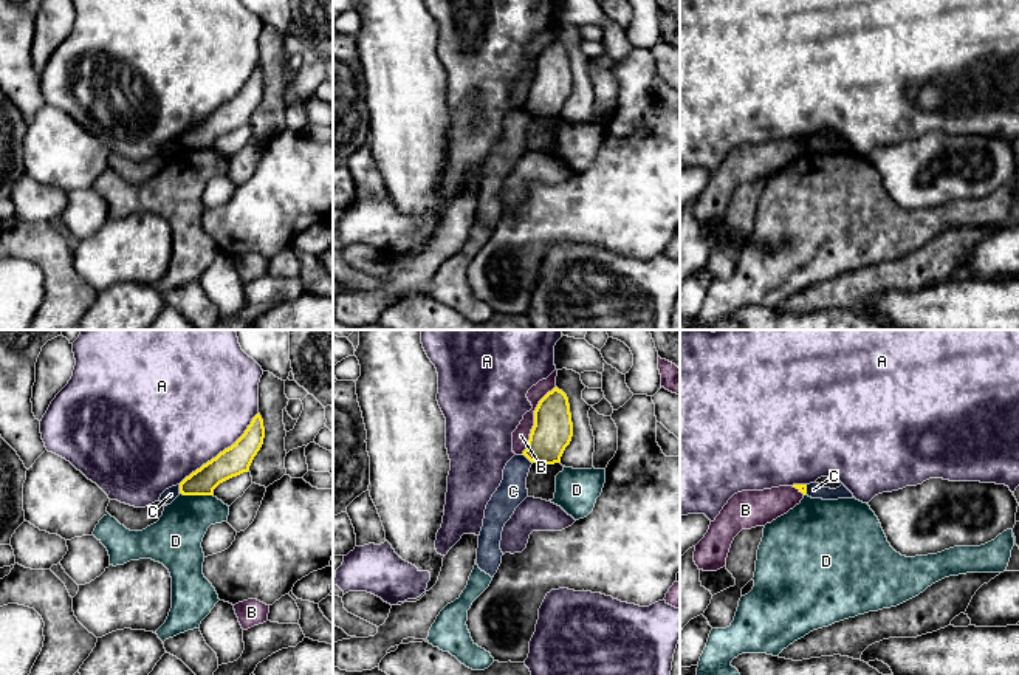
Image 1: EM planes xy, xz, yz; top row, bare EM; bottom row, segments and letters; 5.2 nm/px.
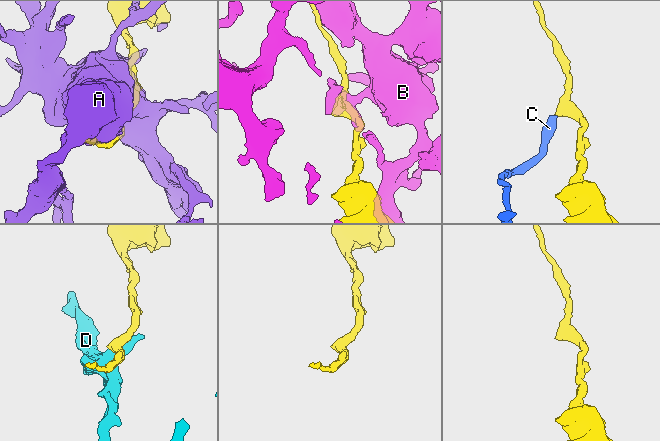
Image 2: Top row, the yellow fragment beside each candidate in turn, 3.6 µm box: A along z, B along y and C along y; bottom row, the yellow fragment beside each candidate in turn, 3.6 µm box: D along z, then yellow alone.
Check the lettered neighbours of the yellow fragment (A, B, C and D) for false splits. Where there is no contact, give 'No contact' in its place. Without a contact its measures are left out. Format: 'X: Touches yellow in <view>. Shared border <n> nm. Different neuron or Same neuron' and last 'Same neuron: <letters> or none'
A: Touches yellow in xy. Shared border 550 nm. Different neuron
B: Touches yellow in xz. Shared border 400 nm. Different neuron
C: Touches yellow in xz. Shared border 80 nm. Different neuron
D: Touches yellow in xy. Shared border 180 nm. Different neuron
Same neuron: none

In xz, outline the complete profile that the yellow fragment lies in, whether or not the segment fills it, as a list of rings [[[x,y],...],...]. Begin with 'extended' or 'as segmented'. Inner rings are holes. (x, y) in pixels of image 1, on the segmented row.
as segmented | [[[554,387],[537,404],[525,455],[531,463],[554,464],[573,437],[567,395]]]

